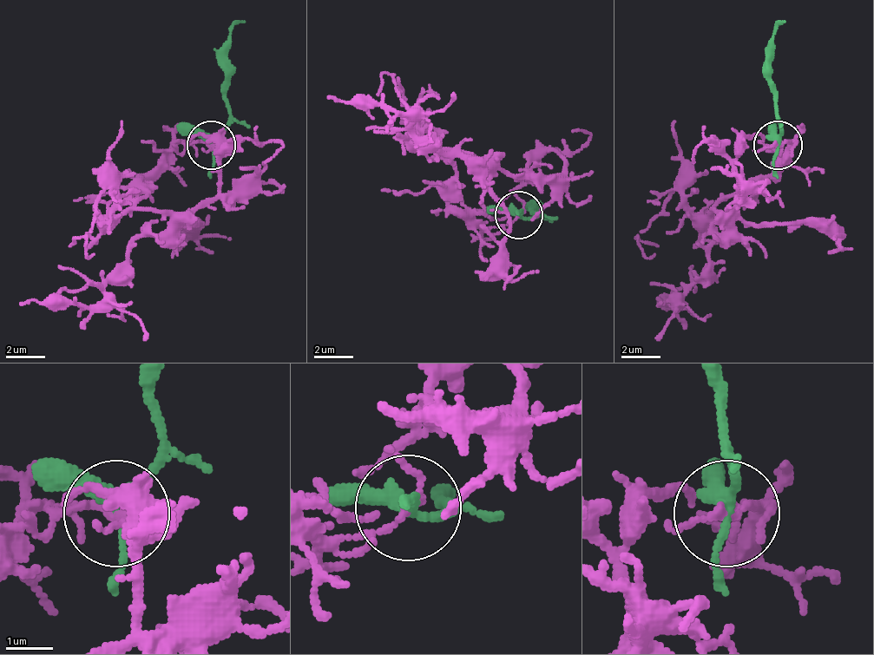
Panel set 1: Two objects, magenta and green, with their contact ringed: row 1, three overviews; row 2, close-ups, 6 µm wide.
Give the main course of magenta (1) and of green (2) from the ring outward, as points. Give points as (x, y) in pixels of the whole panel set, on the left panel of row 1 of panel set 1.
1: (212, 143), (193, 143), (149, 177), (140, 201), (164, 216), (130, 245), (120, 269), (96, 303), (18, 303)
2: (212, 143), (226, 124), (226, 37), (246, 22)

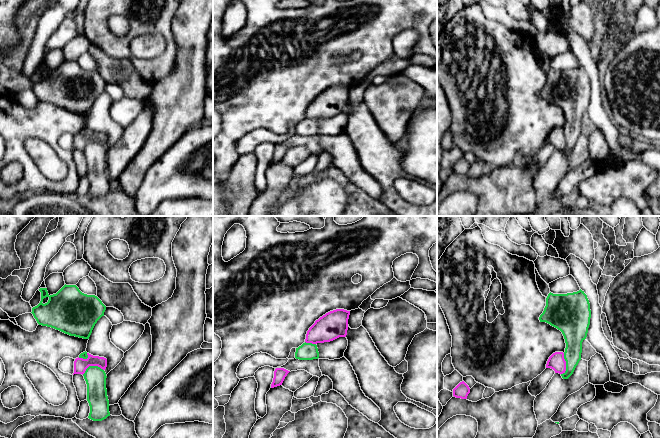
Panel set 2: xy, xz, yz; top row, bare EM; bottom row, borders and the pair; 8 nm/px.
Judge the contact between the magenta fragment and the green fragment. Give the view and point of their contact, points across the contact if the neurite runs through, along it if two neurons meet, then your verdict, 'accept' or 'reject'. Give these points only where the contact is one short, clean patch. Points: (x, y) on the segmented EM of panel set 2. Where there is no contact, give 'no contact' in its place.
meets magenta in xy at (92, 365); border along xy (103, 369), (97, 366), (89, 366), (82, 374); reject

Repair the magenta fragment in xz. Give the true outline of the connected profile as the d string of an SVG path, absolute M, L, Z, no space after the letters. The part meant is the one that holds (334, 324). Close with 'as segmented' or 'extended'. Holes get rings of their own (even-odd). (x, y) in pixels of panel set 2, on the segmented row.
M336 309L320 317L309 328L306 334L306 343L324 343L339 337L346 337L350 311Z; as segmented

